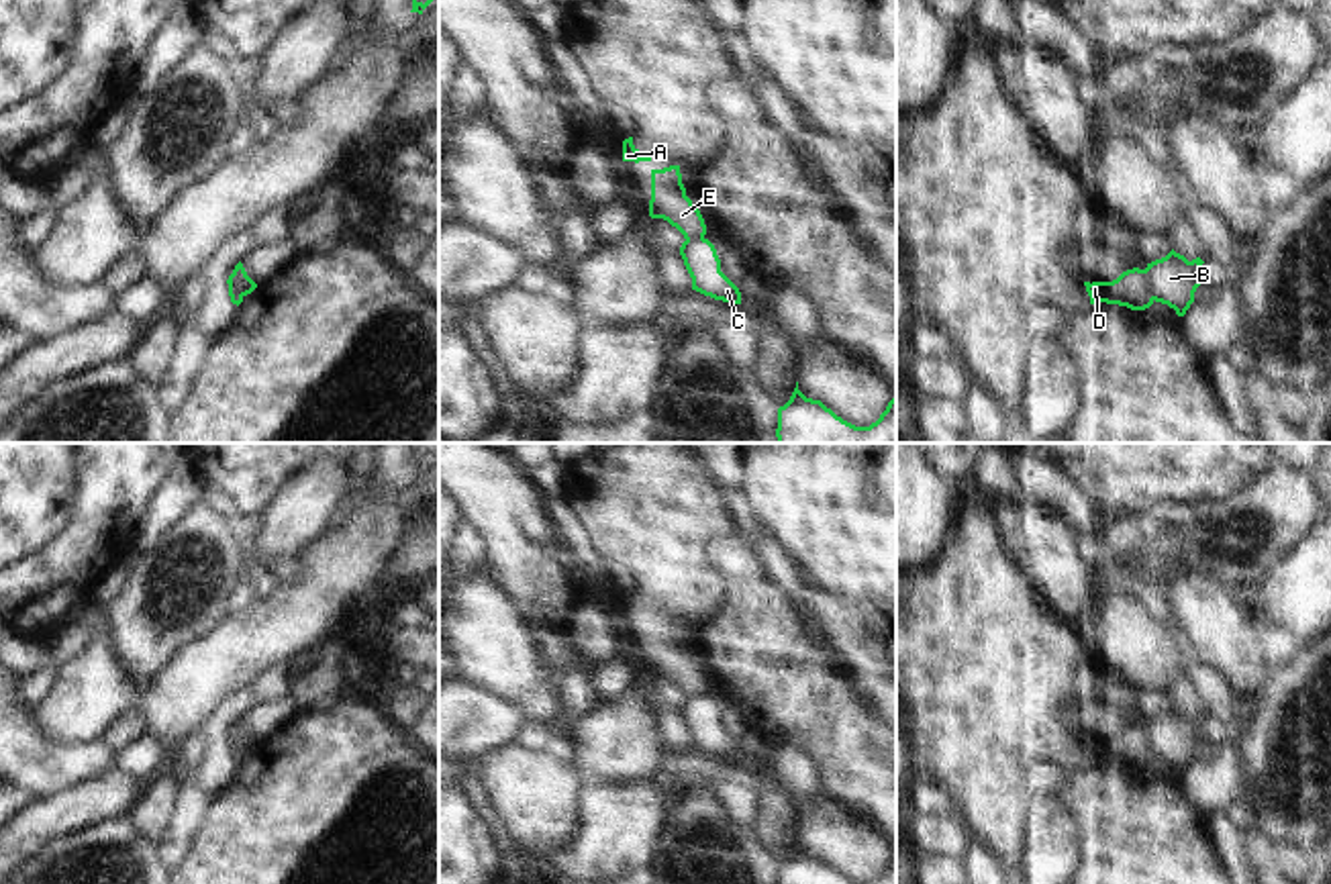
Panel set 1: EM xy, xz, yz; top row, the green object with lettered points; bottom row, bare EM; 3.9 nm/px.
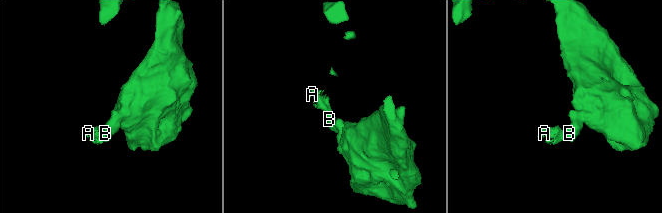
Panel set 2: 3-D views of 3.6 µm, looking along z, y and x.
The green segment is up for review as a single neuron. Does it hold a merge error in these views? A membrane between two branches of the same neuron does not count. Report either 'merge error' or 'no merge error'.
merge error

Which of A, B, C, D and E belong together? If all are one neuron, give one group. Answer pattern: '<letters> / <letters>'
A D E / B C

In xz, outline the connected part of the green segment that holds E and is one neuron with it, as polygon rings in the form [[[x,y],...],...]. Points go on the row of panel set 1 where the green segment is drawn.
[[[680,165],[651,169],[649,216],[668,220],[684,239],[704,239],[706,235],[700,210],[686,196]]]

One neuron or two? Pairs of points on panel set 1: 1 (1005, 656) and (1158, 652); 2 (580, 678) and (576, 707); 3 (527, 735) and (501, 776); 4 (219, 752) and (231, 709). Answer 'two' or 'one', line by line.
1: two
2: one
3: two
4: one

